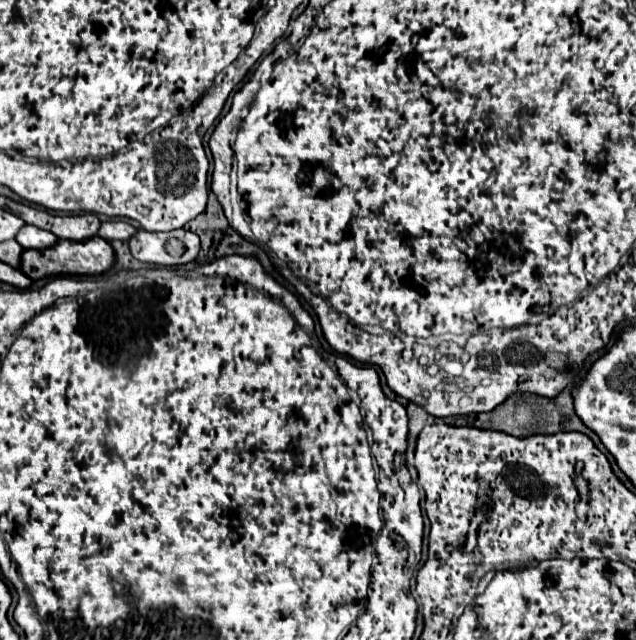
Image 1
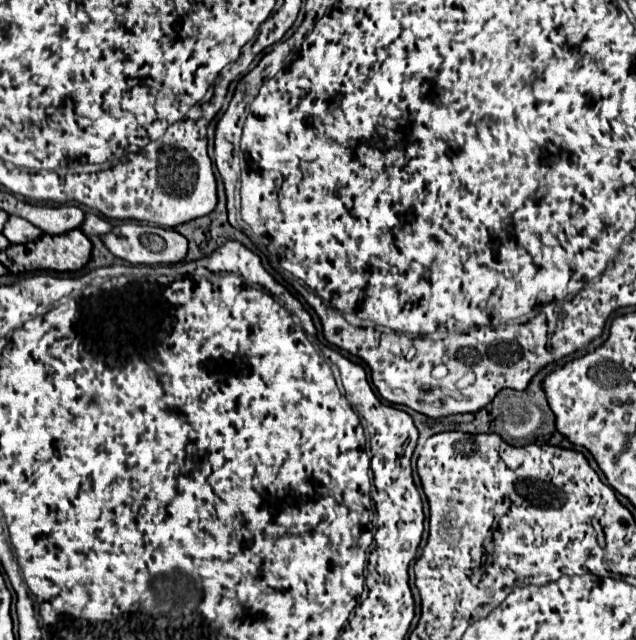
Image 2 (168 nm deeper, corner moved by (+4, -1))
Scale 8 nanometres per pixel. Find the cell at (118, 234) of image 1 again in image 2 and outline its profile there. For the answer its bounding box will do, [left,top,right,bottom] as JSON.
[80,214,112,234]

